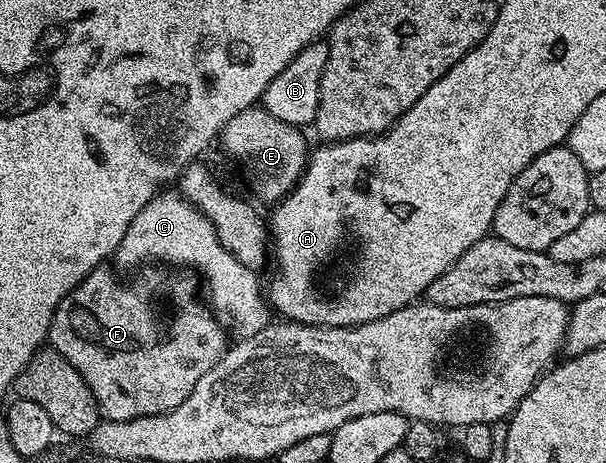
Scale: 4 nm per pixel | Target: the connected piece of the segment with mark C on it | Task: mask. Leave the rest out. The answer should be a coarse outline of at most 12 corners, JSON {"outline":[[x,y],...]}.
{"outline":[[181,194],[152,197],[112,256],[119,268],[202,274],[231,332],[272,311],[253,270]]}

